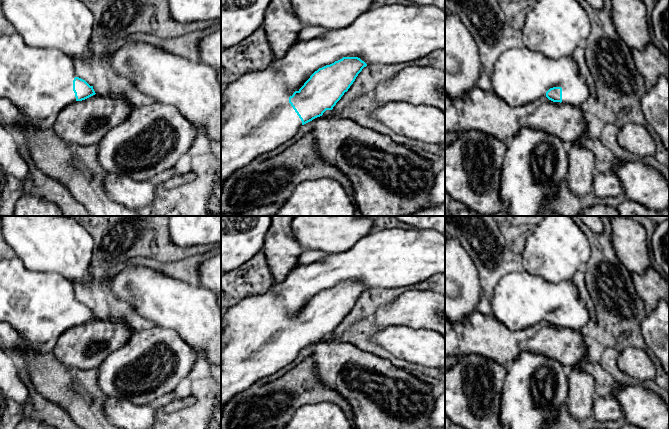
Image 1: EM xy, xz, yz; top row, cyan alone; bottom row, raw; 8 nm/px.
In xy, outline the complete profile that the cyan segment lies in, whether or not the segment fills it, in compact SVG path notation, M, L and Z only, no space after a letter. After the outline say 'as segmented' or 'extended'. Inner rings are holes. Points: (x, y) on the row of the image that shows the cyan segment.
M18 33L0 36L0 98L15 105L31 121L59 114L66 106L95 95L93 86L75 74L73 58L58 49L25 44Z | extended

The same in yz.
M525 46L503 52L494 64L490 81L494 93L513 107L532 102L542 96L553 102L580 108L589 100L589 88L580 77L578 65L572 56L552 60Z | extended

